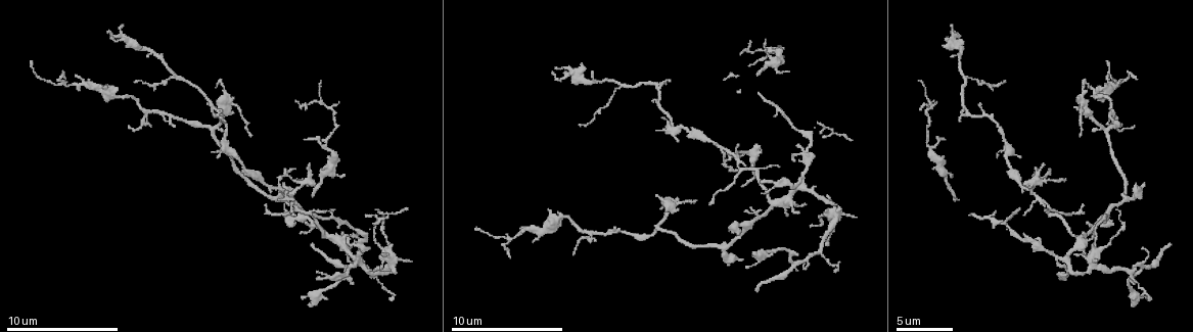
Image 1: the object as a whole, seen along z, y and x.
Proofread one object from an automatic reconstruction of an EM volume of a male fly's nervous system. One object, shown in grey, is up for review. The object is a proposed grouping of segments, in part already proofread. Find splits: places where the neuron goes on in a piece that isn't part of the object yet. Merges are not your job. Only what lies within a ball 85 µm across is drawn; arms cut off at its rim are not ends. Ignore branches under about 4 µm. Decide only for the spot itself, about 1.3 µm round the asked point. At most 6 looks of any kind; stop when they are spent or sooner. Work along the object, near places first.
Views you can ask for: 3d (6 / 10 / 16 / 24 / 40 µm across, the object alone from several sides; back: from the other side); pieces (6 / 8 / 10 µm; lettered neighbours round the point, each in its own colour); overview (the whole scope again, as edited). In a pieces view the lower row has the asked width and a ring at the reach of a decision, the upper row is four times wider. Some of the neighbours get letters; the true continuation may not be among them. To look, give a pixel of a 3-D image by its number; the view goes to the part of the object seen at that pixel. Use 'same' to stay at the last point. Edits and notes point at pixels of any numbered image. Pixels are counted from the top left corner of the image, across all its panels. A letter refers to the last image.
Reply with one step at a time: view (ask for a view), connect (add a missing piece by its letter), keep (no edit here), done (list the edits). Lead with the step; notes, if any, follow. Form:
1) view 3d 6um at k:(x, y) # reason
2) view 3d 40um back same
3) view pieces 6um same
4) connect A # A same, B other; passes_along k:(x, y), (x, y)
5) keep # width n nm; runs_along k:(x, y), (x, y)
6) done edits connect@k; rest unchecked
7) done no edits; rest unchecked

view 3d 6um at 1:(508, 255) # tapers out

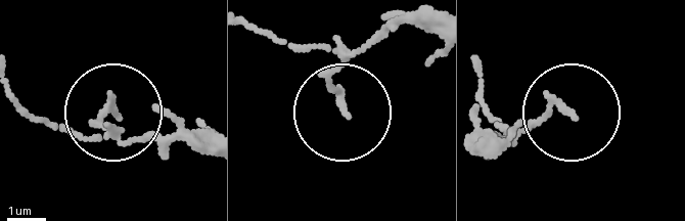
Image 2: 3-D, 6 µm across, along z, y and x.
view pieces 10um at 2:(570, 109)

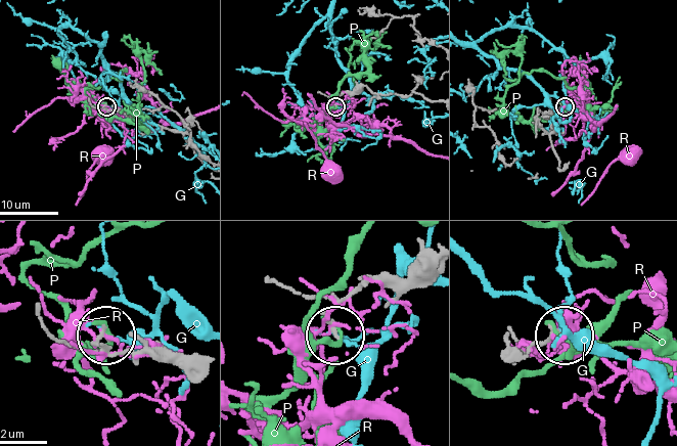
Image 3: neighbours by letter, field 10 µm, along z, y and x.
keep # G other, P other, R other; no lettered piece goes on from it

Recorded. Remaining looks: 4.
view pieces 10um at 1:(110, 31) # branch stops here

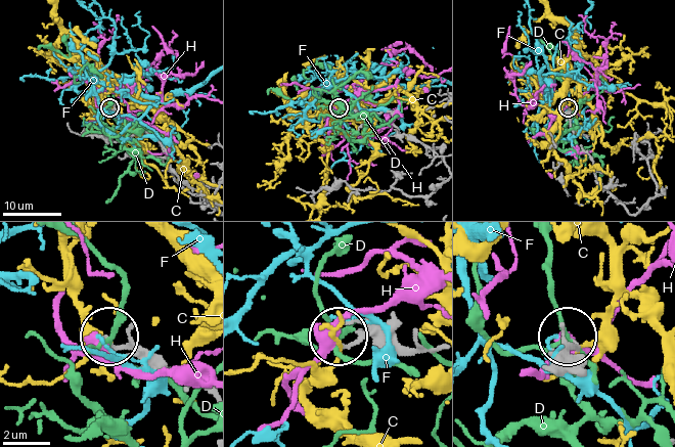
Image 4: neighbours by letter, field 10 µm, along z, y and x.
keep # width 100 nm; C other, D other, F other, H other; none of them fits

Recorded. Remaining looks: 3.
view pieces 8um at 1:(217, 82) # an open end

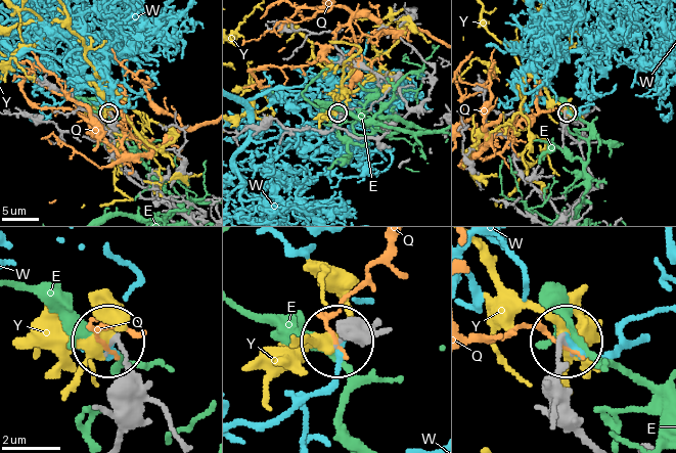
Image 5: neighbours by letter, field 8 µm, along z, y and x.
keep # E other, Q other, W other, Y other; none of them fits

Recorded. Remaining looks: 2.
done no edits; rest unchecked

